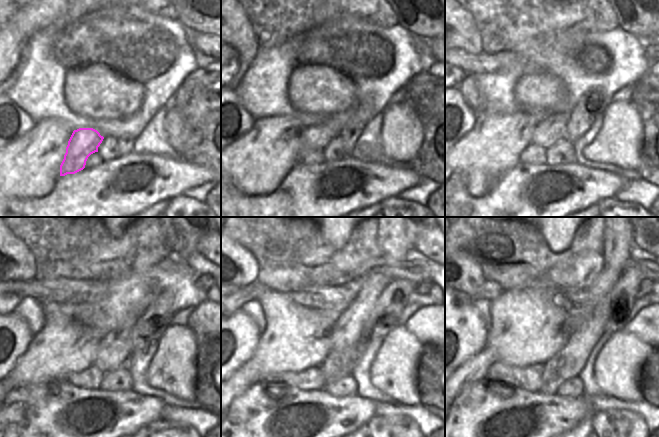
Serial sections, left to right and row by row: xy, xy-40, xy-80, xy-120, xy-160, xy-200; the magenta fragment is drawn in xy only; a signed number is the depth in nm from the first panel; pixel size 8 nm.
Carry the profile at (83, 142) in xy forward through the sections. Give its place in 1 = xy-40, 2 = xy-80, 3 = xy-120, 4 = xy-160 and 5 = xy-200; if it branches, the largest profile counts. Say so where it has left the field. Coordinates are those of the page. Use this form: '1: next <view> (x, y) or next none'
1: next xy-40 (317, 137)
2: next xy-80 (551, 129)
3: next xy-120 (115, 348)
4: next xy-160 (348, 329)
5: next xy-200 (603, 283)

